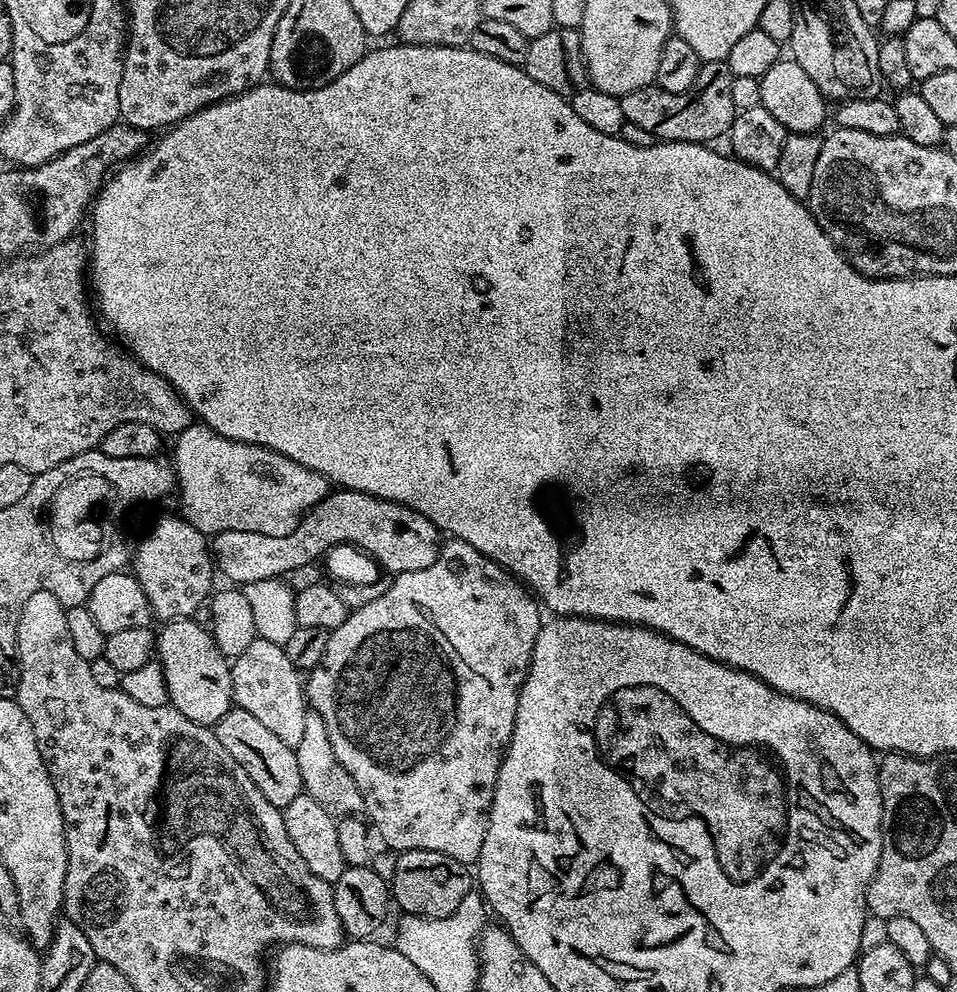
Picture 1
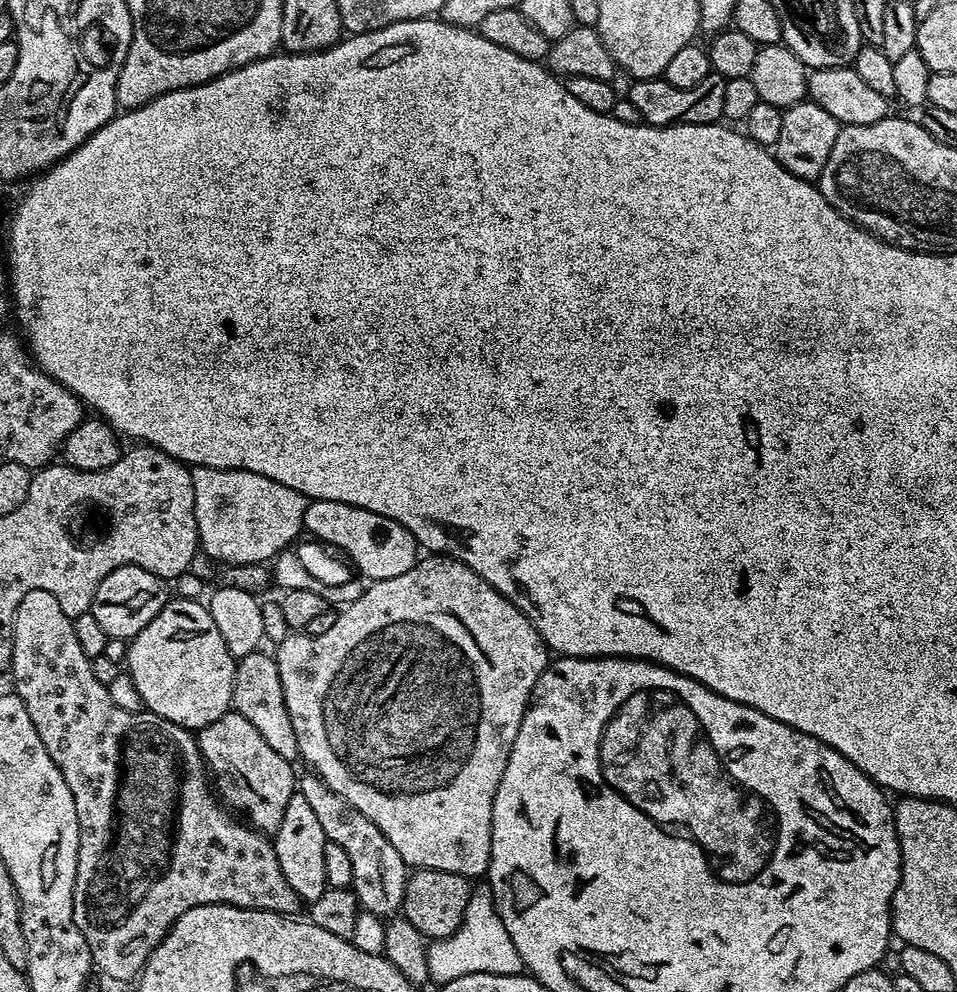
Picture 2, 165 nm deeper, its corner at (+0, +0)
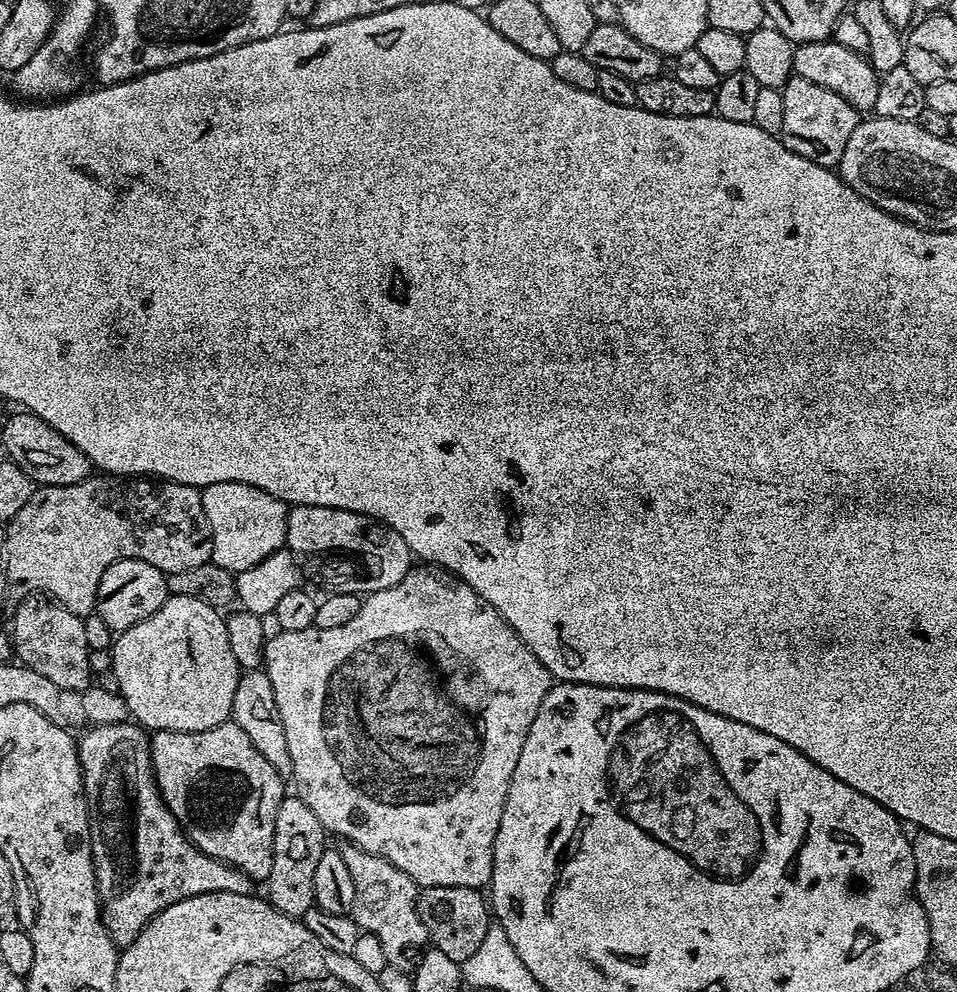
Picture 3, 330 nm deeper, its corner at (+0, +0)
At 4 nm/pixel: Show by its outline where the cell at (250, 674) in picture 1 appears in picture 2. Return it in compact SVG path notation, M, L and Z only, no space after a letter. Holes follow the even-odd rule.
M257 650L237 659L234 686L232 687L232 708L246 722L251 722L254 730L262 734L262 739L282 758L293 762L300 760L298 737L290 723L290 710L286 710L286 698L282 694L282 678L278 678L278 666L271 655Z

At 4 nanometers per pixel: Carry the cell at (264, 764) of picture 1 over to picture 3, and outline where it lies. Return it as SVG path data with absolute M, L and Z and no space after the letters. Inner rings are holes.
M229 722L197 732L152 732L150 751L158 790L190 843L202 854L246 873L254 882L267 882L270 866L274 866L274 818L278 818L278 806L286 795L286 780L262 758L246 730Z

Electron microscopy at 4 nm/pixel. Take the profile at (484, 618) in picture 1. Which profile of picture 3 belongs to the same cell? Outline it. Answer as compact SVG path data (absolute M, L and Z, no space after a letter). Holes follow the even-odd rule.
M413 566L402 582L386 590L367 593L361 599L358 614L354 614L346 626L313 626L306 630L280 632L278 638L266 640L262 670L270 678L270 686L274 686L274 702L278 702L278 714L282 714L282 726L286 729L292 763L290 780L296 783L295 795L314 810L314 818L318 818L325 833L332 835L333 832L341 836L341 841L386 858L386 862L398 866L398 870L421 889L466 886L484 890L491 885L494 842L498 838L510 778L514 766L518 766L522 742L526 742L526 734L530 734L530 726L534 726L538 706L542 706L542 698L551 690L554 677L490 602L481 598L466 581L443 568Z

